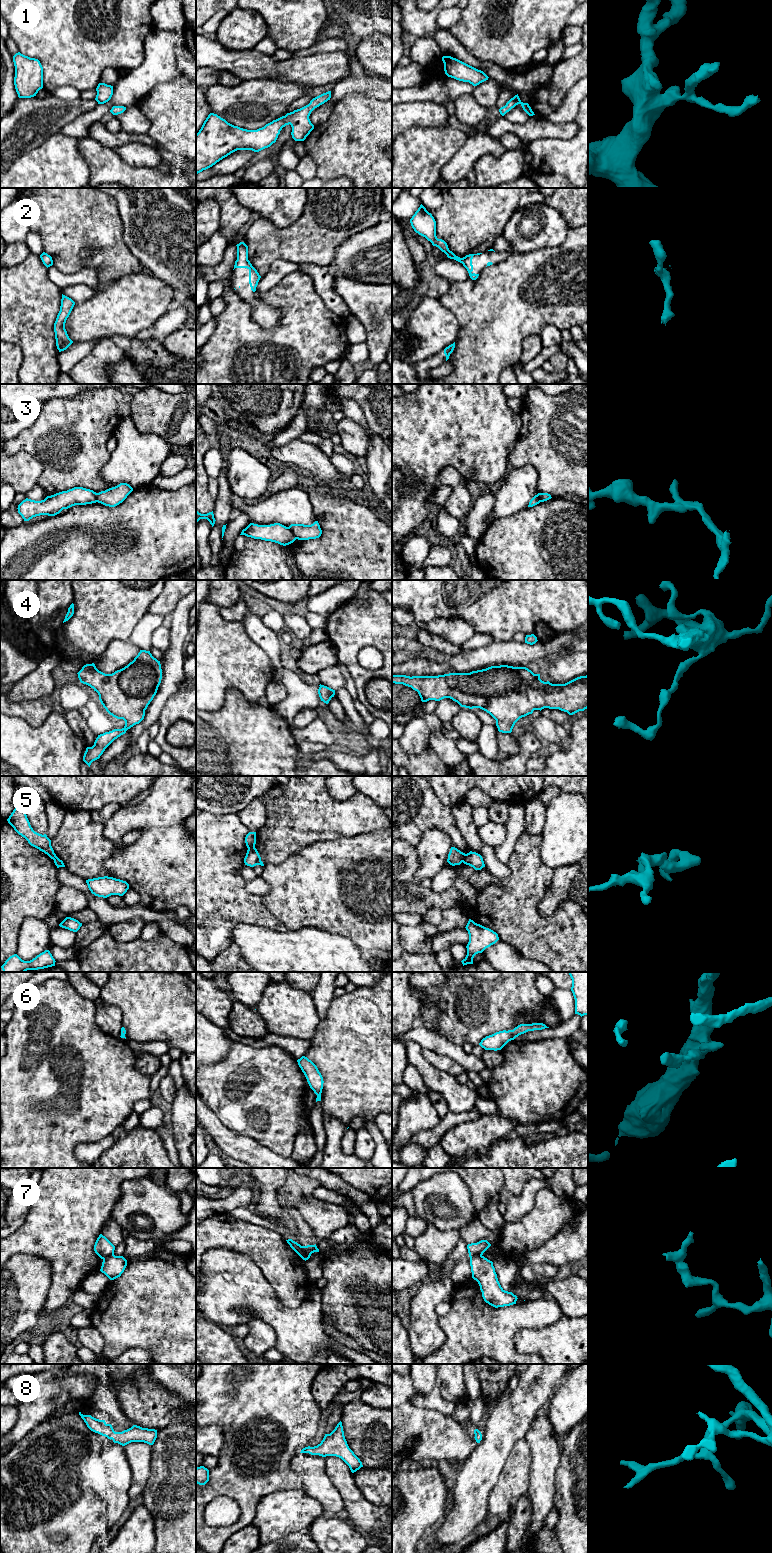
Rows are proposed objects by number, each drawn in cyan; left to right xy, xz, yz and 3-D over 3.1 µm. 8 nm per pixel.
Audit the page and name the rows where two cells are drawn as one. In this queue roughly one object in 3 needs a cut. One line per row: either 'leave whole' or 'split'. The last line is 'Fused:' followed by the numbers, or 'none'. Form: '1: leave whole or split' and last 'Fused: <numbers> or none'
1: leave whole
2: leave whole
3: split
4: leave whole
5: split
6: leave whole
7: split
8: leave whole
Fused: 3, 5, 7

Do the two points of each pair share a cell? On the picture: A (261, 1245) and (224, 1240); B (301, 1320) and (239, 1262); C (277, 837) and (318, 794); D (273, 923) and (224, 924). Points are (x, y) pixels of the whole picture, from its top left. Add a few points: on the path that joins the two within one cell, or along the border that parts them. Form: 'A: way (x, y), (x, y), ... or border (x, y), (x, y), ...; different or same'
A: way (252, 1240), (233, 1240); same
B: way (282, 1319), (244, 1281); same
C: way (288, 826), (307, 805); same
D: way (261, 916), (235, 916); same

